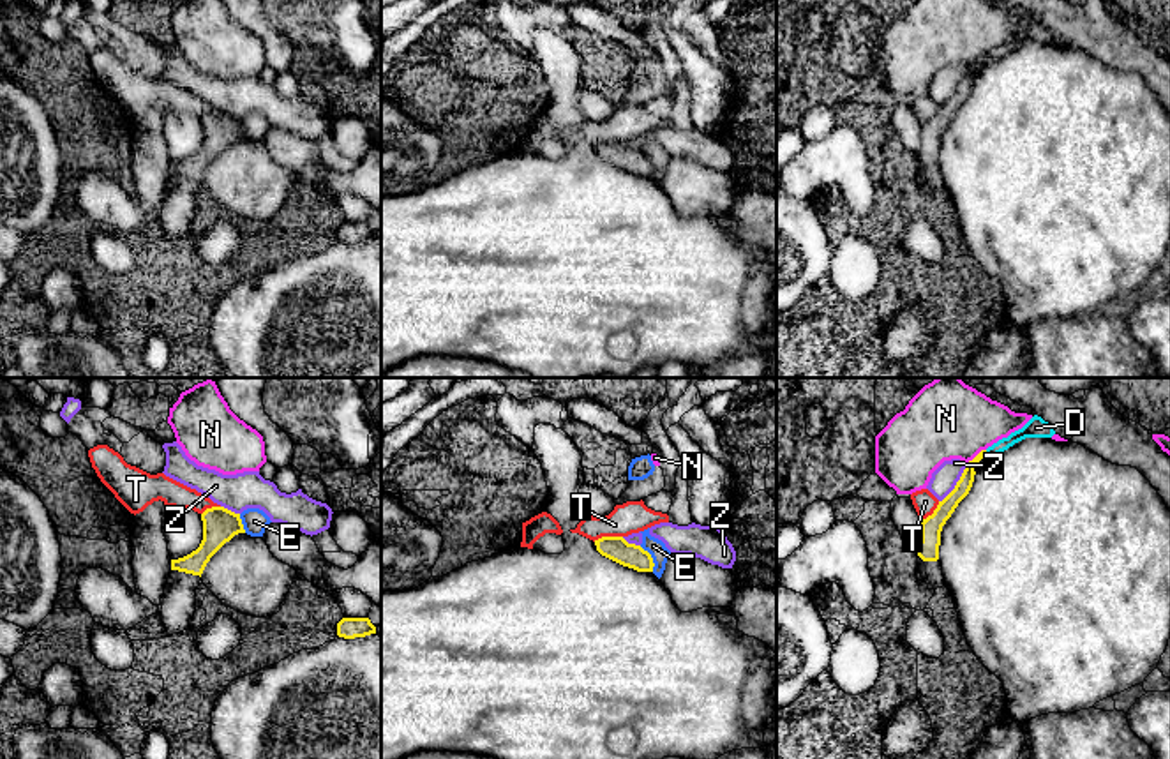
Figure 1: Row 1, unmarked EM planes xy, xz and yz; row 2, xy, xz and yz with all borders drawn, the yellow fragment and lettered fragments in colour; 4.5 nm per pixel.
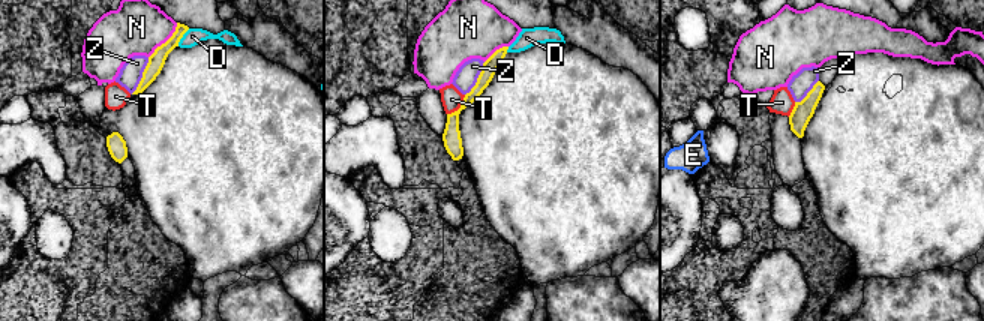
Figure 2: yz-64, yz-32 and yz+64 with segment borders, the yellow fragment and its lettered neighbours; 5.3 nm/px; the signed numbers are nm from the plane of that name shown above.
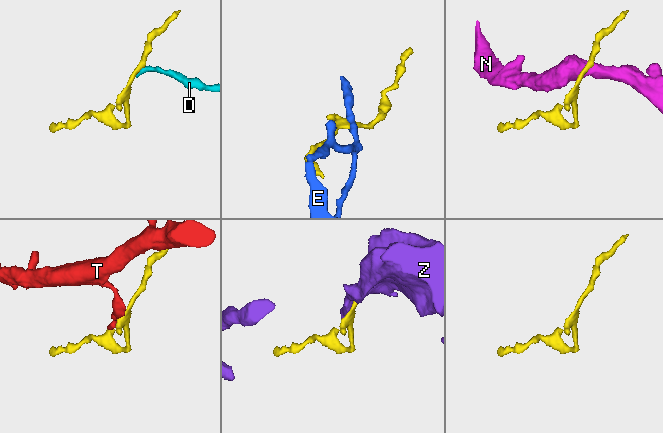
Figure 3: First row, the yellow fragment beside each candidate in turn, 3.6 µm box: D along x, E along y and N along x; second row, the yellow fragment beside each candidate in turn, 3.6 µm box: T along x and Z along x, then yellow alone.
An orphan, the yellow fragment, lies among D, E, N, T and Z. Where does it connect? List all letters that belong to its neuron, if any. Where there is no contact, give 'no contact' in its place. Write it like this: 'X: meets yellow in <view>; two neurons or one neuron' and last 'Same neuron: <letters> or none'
D: meets yellow in yz; two neurons
E: meets yellow in xz; two neurons
N: meets yellow in yz; two neurons
T: meets yellow in xz; two neurons
Z: meets yellow in yz; two neurons
Same neuron: none

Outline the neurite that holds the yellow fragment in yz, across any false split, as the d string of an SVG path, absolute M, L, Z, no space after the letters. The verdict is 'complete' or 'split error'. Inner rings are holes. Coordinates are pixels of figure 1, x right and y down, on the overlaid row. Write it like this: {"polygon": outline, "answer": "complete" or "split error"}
{"polygon": "M981 450L972 461L965 464L965 470L956 482L955 489L939 501L937 508L932 515L923 519L921 522L921 542L918 549L918 556L923 561L937 561L939 560L939 545L941 545L941 531L946 521L951 517L958 503L969 494L974 482L974 468L976 464L986 457L986 450Z", "answer": "complete"}

